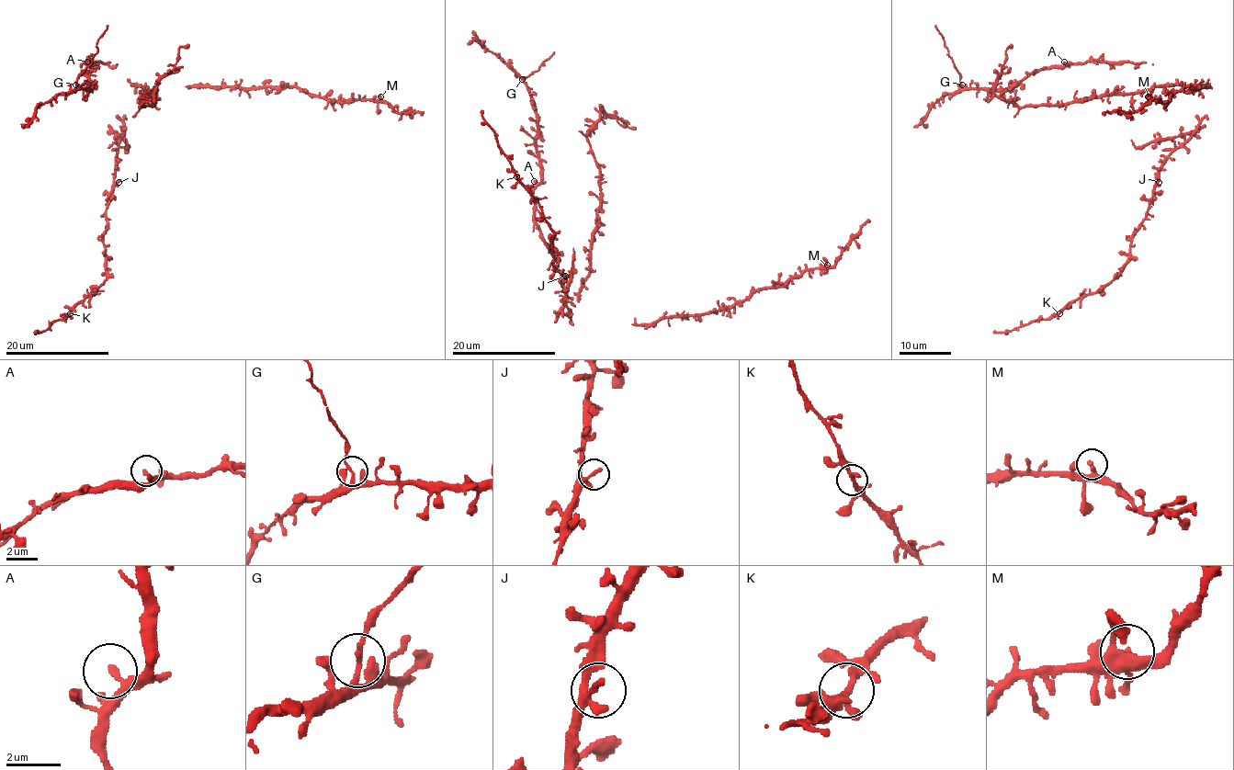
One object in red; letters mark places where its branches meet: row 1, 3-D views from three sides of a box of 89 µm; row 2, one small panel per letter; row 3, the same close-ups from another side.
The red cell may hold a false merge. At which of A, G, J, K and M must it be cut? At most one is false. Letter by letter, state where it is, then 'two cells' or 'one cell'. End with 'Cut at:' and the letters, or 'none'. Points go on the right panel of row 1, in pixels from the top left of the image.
A: at (1064, 62); one cell
G: at (962, 84); two cells
J: at (1159, 182); one cell
K: at (1059, 313); one cell
M: at (1148, 96); one cell
Cut at: G

